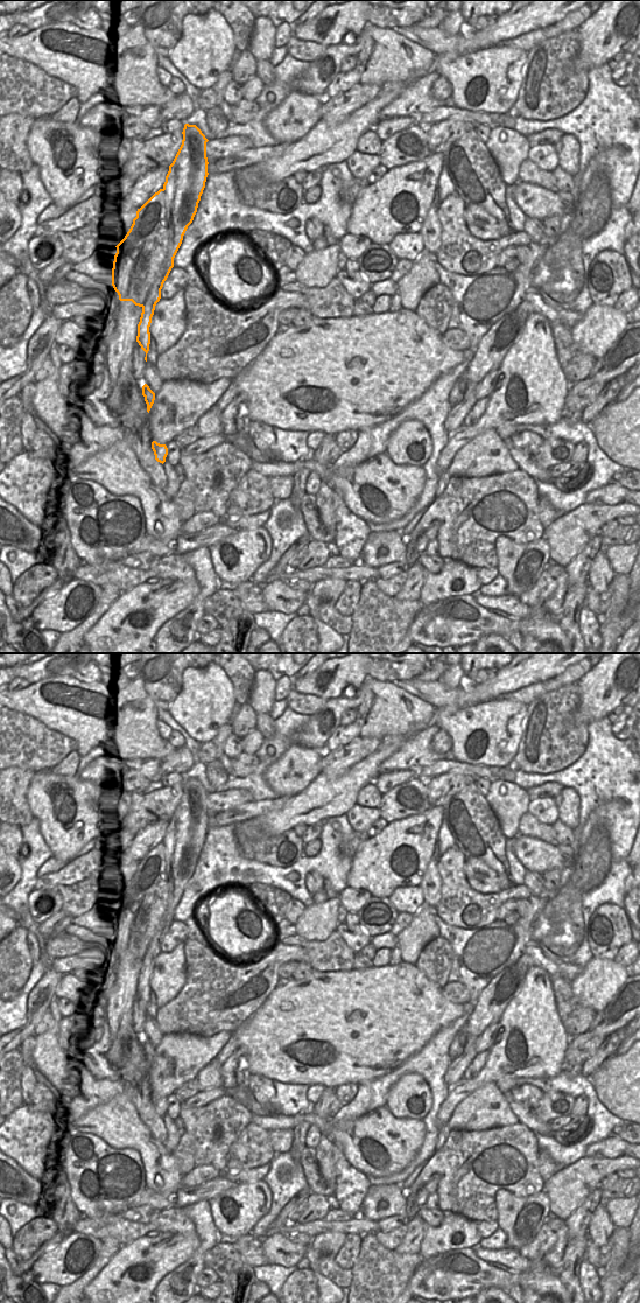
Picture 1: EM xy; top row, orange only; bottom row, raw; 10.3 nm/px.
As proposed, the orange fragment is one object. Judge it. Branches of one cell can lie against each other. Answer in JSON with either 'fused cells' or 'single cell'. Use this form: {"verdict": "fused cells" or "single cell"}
{"verdict": "fused cells"}

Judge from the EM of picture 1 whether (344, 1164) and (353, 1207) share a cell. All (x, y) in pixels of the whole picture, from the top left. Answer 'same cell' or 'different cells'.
same cell

